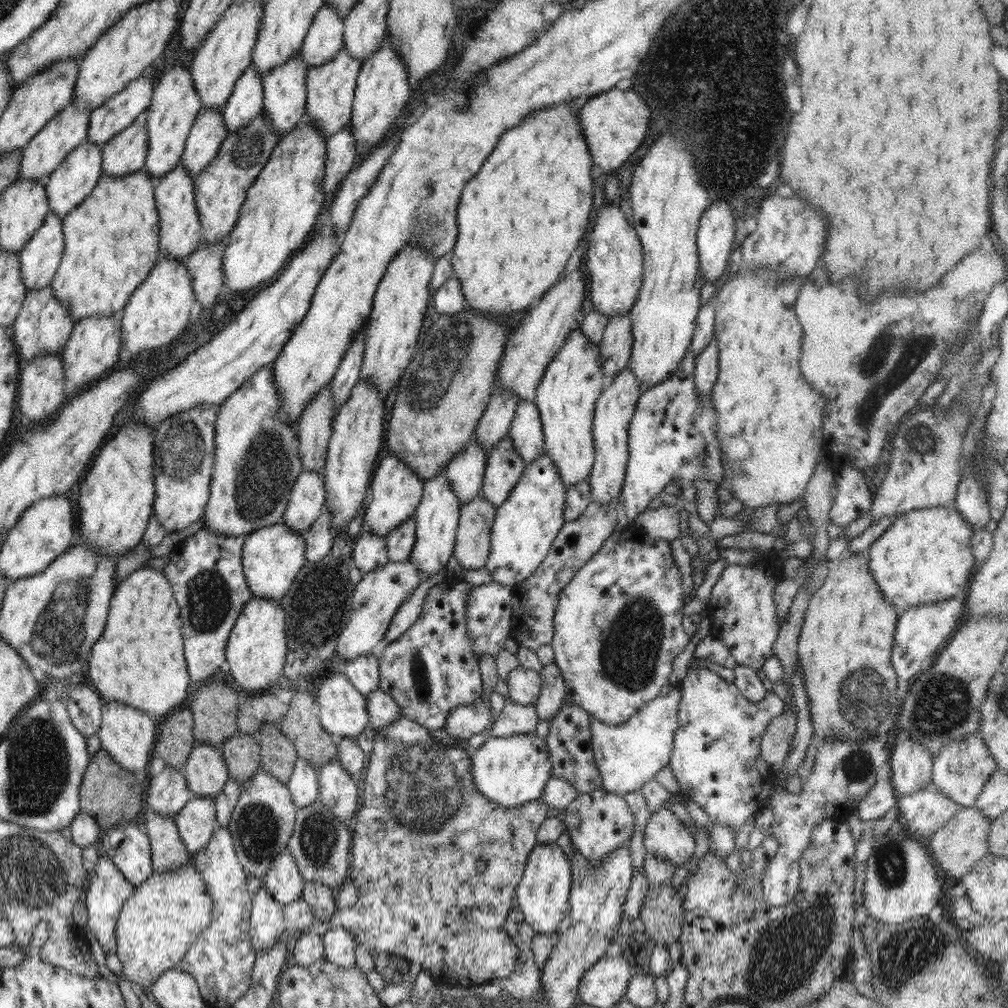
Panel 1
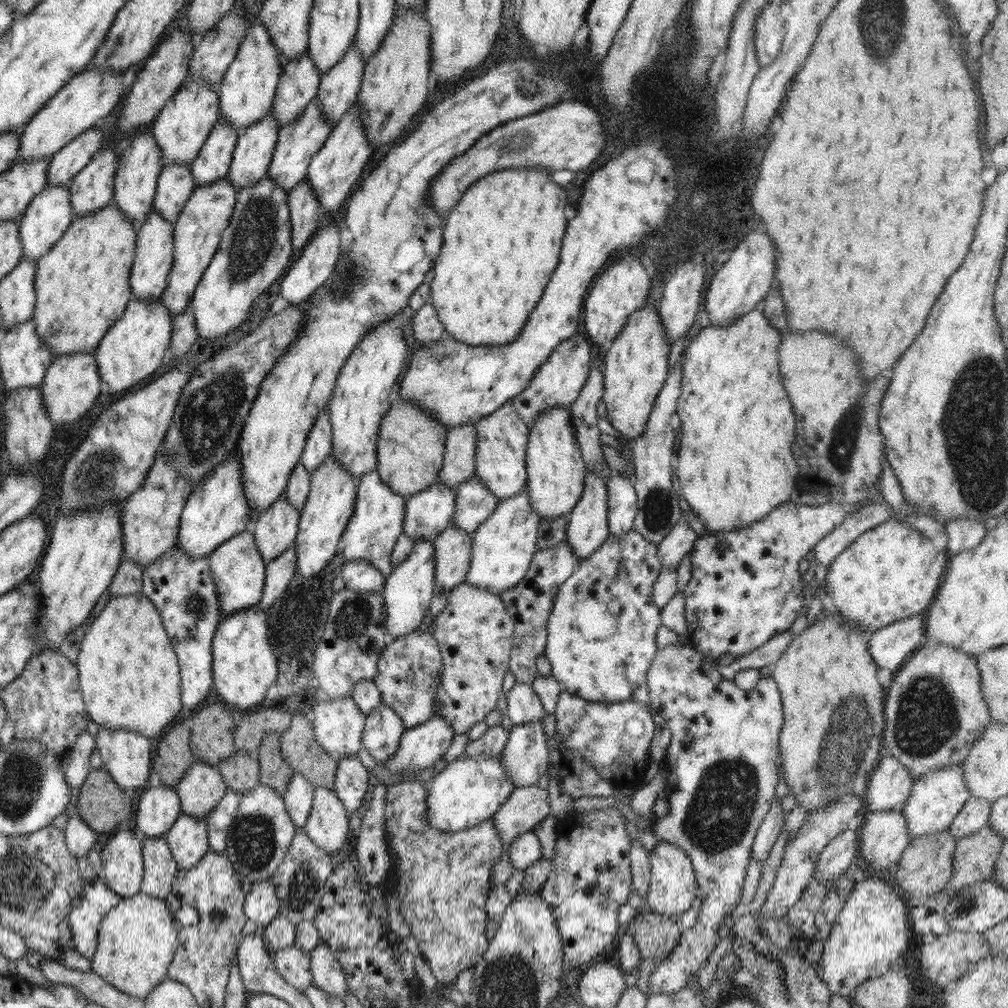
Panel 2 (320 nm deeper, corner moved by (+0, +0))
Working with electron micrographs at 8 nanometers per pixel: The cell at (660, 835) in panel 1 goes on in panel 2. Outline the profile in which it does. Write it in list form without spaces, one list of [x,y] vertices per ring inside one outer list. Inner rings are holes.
[[[660,840],[648,854],[651,864],[651,879],[649,891],[646,894],[646,907],[672,918],[686,912],[697,897],[695,872],[688,855],[679,846]]]

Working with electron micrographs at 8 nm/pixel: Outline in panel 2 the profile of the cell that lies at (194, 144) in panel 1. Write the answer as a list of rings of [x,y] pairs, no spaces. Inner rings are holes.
[[[191,165],[164,167],[158,176],[158,188],[152,208],[174,225],[195,186]]]

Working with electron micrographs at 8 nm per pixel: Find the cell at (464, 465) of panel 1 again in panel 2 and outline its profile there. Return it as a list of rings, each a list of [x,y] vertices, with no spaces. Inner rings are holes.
[[[437,481],[408,496],[403,533],[414,543],[434,539],[448,528],[455,511],[455,490]]]

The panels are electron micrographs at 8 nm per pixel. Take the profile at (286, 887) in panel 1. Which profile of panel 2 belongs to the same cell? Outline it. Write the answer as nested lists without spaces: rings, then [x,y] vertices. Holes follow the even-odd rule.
[[[271,879],[253,882],[250,893],[245,896],[245,917],[260,926],[270,925],[272,919],[279,914],[276,889]]]

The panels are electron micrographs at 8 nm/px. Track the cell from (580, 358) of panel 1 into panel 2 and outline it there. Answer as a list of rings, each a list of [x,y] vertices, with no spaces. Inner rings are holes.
[[[549,408],[530,425],[525,461],[527,496],[541,520],[569,515],[582,496],[587,468],[568,408]]]

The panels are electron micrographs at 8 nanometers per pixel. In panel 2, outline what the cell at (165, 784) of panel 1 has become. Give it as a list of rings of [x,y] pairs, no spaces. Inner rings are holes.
[[[150,786],[138,800],[135,831],[141,839],[164,836],[180,813],[180,798],[174,786]]]

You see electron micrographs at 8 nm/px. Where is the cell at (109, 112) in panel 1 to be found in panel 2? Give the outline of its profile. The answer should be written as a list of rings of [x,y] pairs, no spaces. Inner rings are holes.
[[[93,127],[53,154],[50,157],[47,185],[68,186],[76,174],[90,163],[90,159],[102,150],[103,140],[104,133]]]

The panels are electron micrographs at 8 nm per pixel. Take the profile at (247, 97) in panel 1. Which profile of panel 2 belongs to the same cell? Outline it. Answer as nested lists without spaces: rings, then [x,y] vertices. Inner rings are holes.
[[[220,118],[191,163],[196,186],[208,186],[227,175],[239,134],[225,118]]]

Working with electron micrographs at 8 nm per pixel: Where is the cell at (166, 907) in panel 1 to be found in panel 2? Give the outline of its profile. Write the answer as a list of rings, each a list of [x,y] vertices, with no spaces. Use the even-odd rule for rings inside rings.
[[[142,892],[123,898],[102,919],[91,970],[120,992],[145,999],[158,983],[167,978],[169,964],[178,948],[179,928],[165,899]]]

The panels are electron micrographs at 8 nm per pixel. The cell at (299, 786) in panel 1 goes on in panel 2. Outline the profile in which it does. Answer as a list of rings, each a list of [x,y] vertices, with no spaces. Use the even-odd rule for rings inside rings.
[[[294,773],[288,789],[283,795],[287,813],[295,826],[303,827],[313,807],[315,787],[300,773]]]

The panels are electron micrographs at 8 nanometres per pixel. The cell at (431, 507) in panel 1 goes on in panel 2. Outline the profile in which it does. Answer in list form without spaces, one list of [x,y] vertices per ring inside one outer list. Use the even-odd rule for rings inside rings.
[[[430,538],[414,543],[409,557],[399,564],[385,579],[384,606],[385,627],[389,639],[406,636],[414,632],[429,613],[430,600],[435,584],[434,545]]]

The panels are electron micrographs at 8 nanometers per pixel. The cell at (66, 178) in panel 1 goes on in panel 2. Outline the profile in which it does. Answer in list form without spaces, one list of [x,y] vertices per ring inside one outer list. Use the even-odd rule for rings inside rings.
[[[47,185],[26,207],[20,216],[20,242],[23,258],[40,258],[44,256],[58,239],[62,238],[74,219],[70,203],[70,188],[66,185]]]

